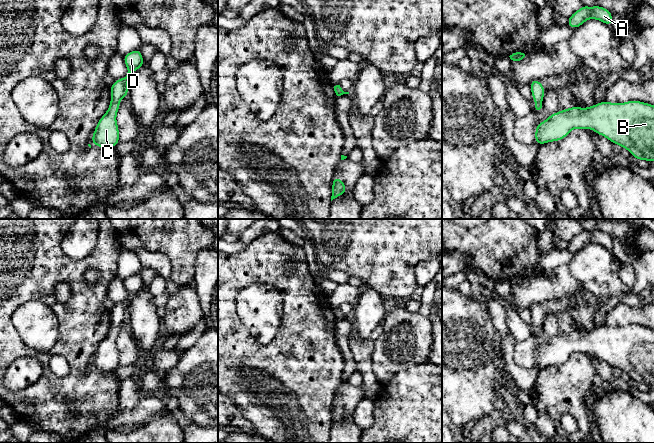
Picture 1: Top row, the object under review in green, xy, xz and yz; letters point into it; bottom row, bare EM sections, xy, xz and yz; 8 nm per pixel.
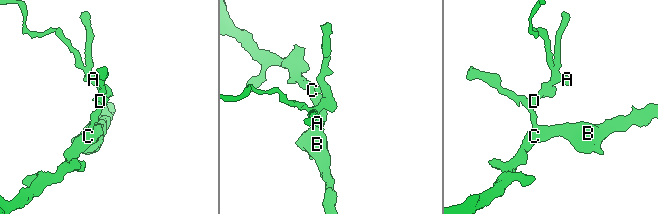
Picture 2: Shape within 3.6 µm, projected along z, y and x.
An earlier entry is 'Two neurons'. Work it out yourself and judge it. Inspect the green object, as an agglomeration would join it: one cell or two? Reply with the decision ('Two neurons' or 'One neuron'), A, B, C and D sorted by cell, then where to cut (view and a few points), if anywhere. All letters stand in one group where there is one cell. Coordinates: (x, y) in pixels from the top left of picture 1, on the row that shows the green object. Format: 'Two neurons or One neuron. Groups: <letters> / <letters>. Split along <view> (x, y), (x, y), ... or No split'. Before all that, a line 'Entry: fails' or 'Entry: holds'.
Entry: fails
One neuron. Groups: A B C D. No split

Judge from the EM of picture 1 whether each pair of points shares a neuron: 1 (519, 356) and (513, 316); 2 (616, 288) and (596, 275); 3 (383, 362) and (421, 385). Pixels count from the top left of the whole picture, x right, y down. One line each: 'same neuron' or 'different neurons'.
1: different neurons
2: same neuron
3: different neurons

